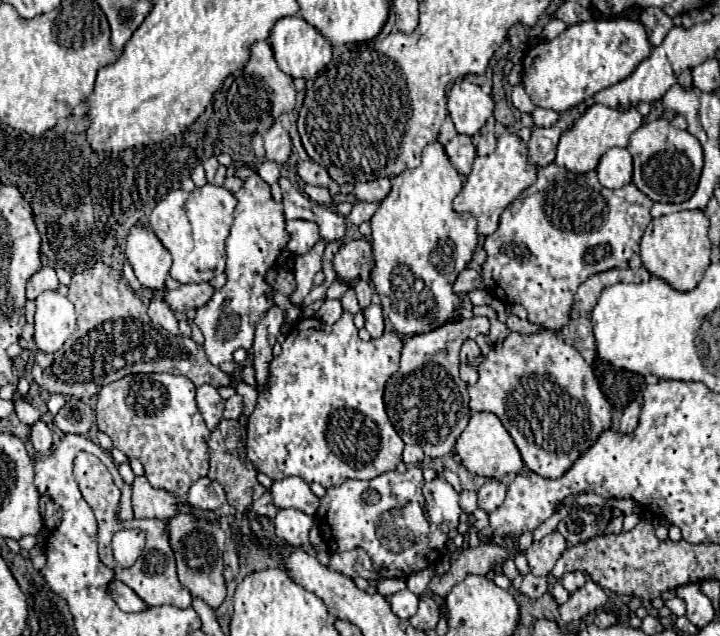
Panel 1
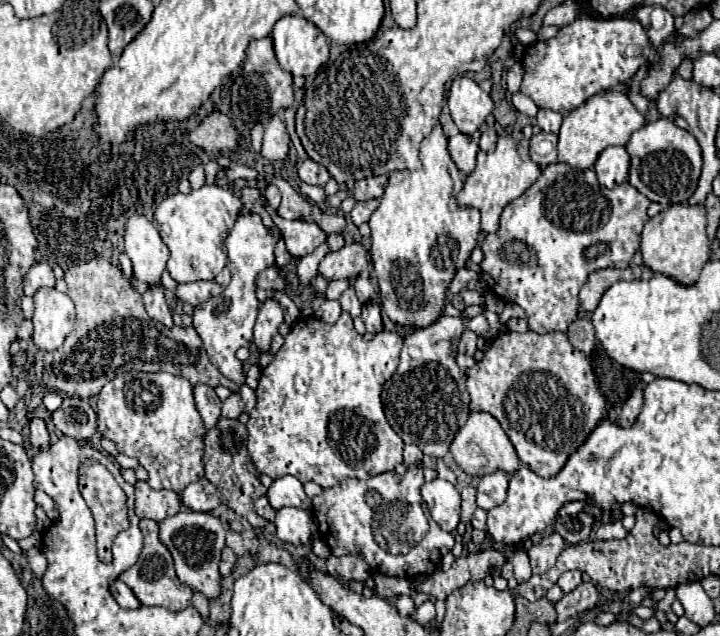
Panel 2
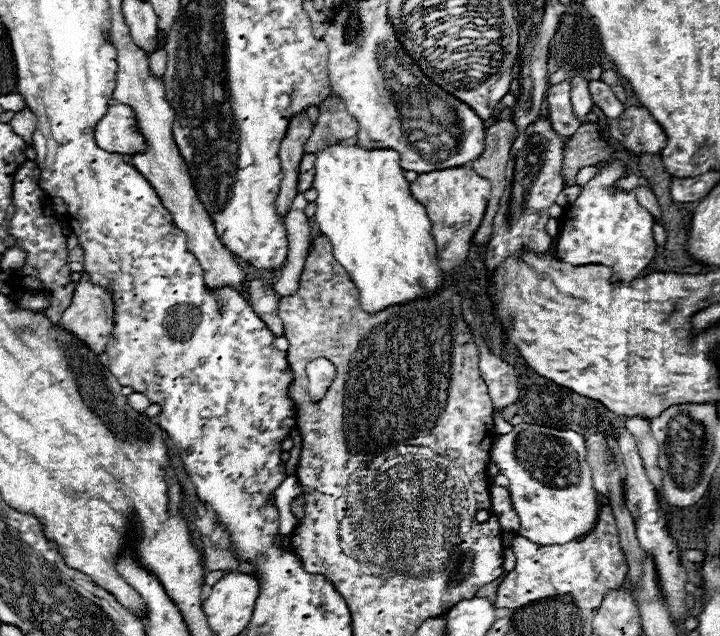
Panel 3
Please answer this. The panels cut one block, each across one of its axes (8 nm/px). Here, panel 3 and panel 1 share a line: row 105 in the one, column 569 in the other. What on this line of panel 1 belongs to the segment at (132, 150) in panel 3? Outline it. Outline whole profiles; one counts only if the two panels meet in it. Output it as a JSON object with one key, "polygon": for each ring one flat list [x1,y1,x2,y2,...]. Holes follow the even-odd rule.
{"polygon":[[566,114,558,120,554,128,534,128,528,140,528,160,534,166,548,166,556,158,556,144,566,126,574,122,576,114]]}

